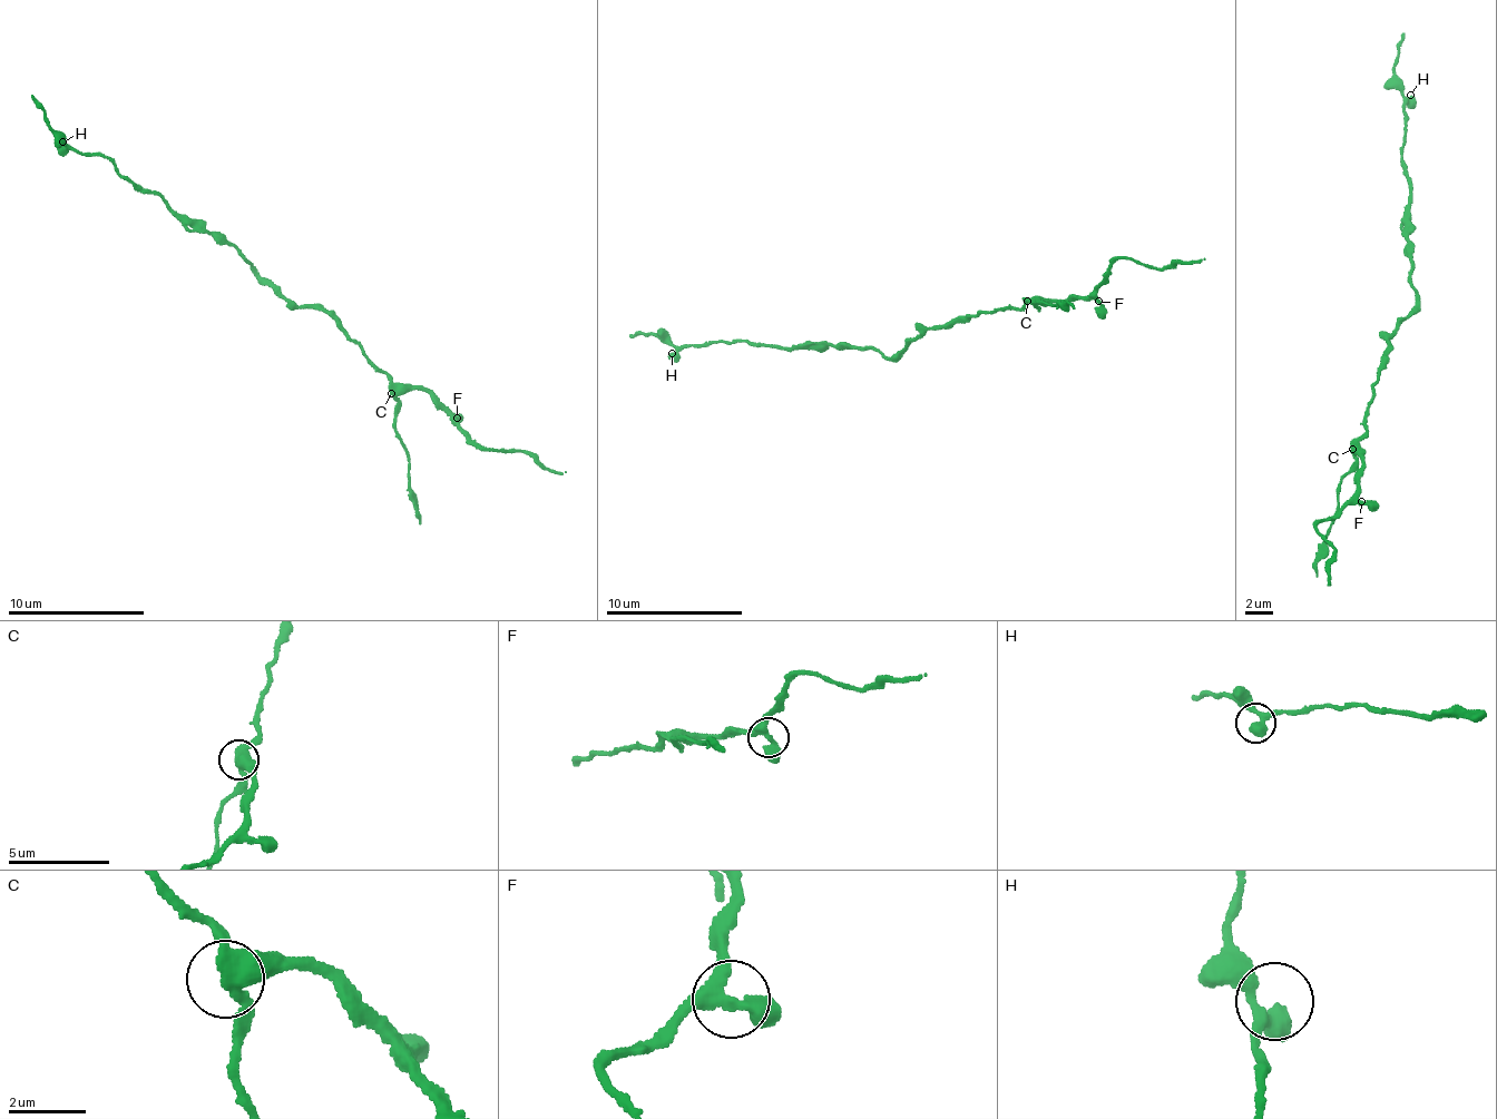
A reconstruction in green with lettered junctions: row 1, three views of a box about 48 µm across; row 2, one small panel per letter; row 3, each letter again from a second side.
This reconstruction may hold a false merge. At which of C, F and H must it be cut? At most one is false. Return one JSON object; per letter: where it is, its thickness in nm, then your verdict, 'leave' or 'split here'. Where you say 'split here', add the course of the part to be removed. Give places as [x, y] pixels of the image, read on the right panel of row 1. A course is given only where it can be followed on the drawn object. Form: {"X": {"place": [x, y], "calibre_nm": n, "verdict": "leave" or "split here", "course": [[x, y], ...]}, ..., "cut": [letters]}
{"C": {"place": [1352, 449], "calibre_nm": 360, "verdict": "split here", "course": [[1353, 448], [1354, 468], [1340, 487], [1318, 577]]}, "F": {"place": [1361, 501], "calibre_nm": 340, "verdict": "leave"}, "H": {"place": [1410, 95], "calibre_nm": 400, "verdict": "leave"}, "cut": ["C"]}

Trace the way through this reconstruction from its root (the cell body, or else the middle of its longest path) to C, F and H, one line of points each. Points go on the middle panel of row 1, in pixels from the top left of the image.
C: (922, 335), (984, 312), (1018, 310), (1027, 302)
F: (922, 335), (959, 318), (967, 321), (984, 312), (1005, 312), (1033, 302), (1065, 303), (1082, 297), (1098, 301)
H: (922, 335), (888, 355), (839, 344), (804, 342), (792, 349), (736, 339), (672, 353)

